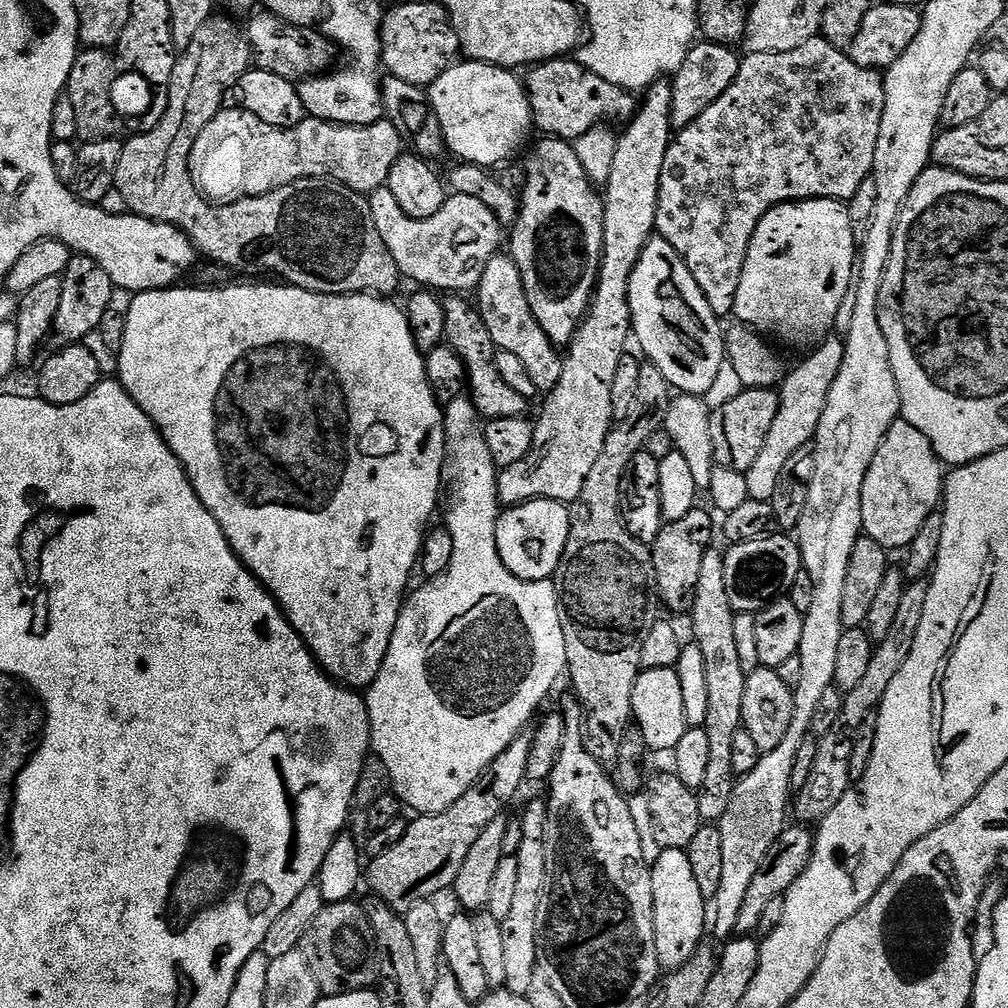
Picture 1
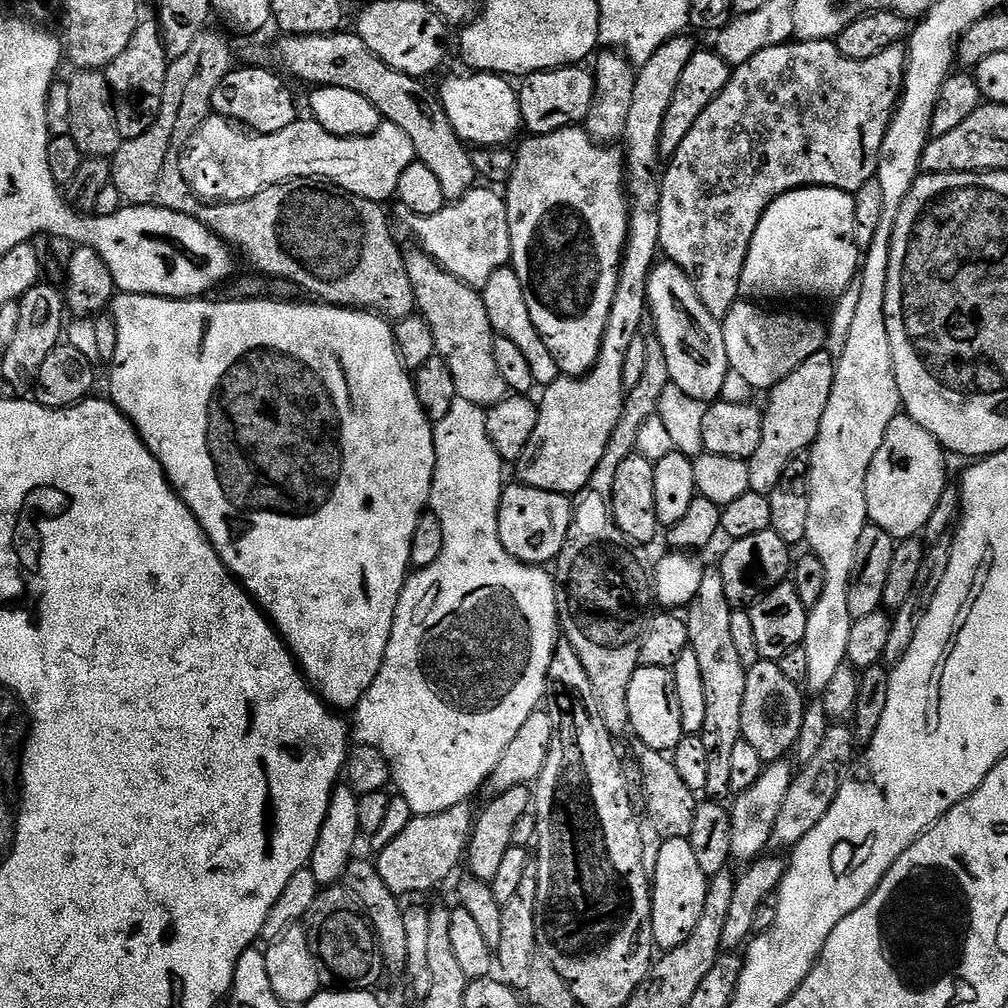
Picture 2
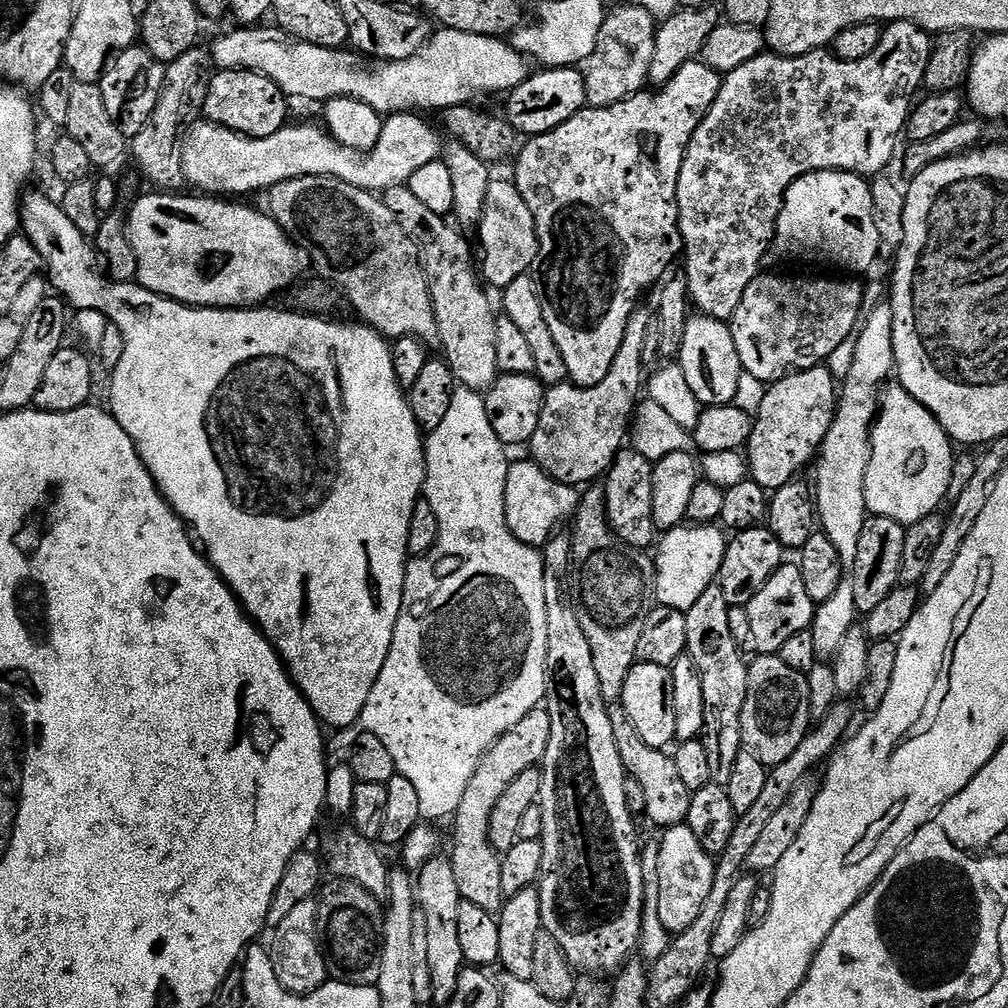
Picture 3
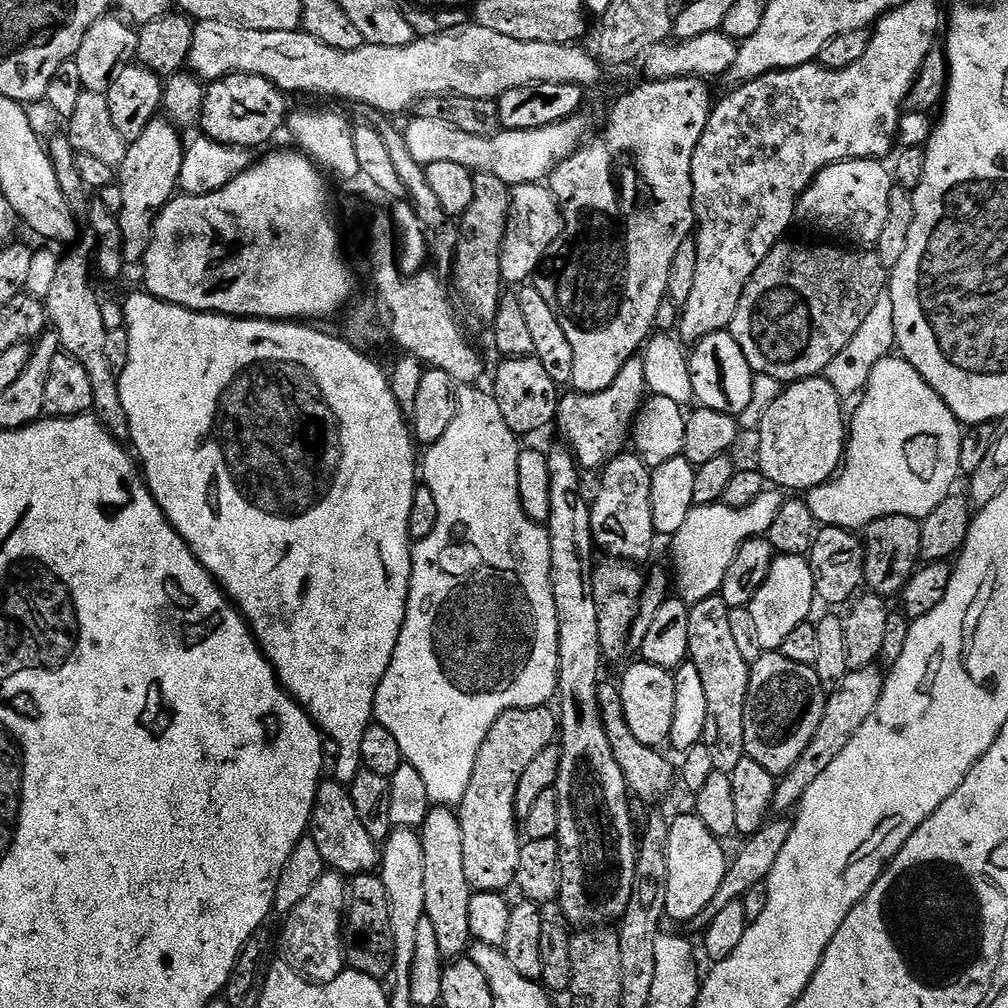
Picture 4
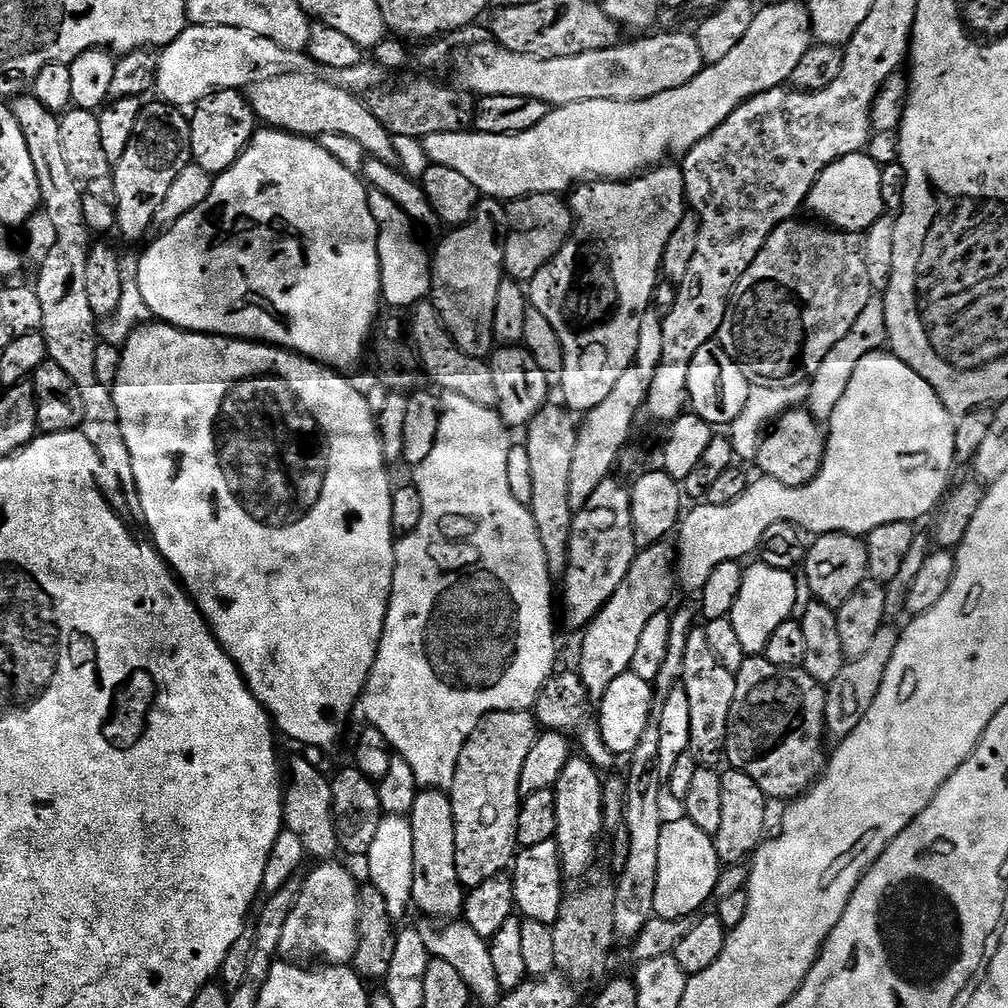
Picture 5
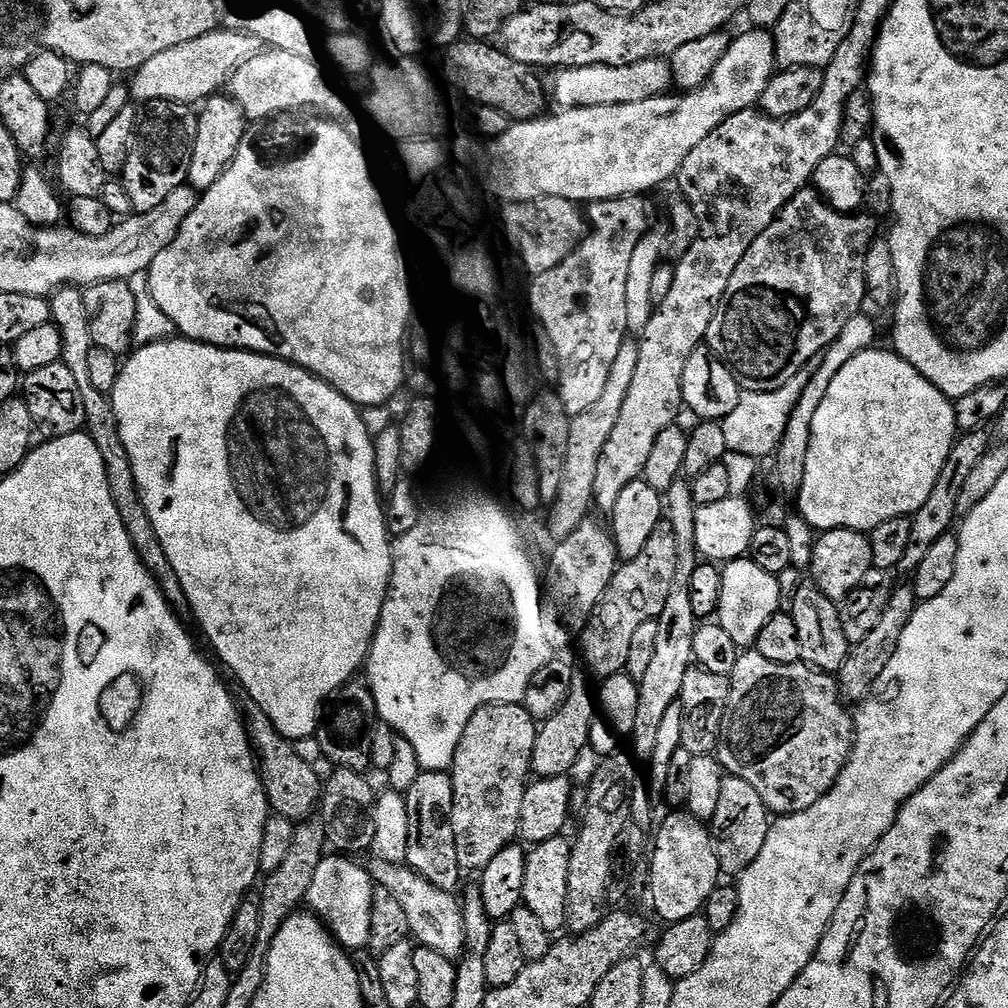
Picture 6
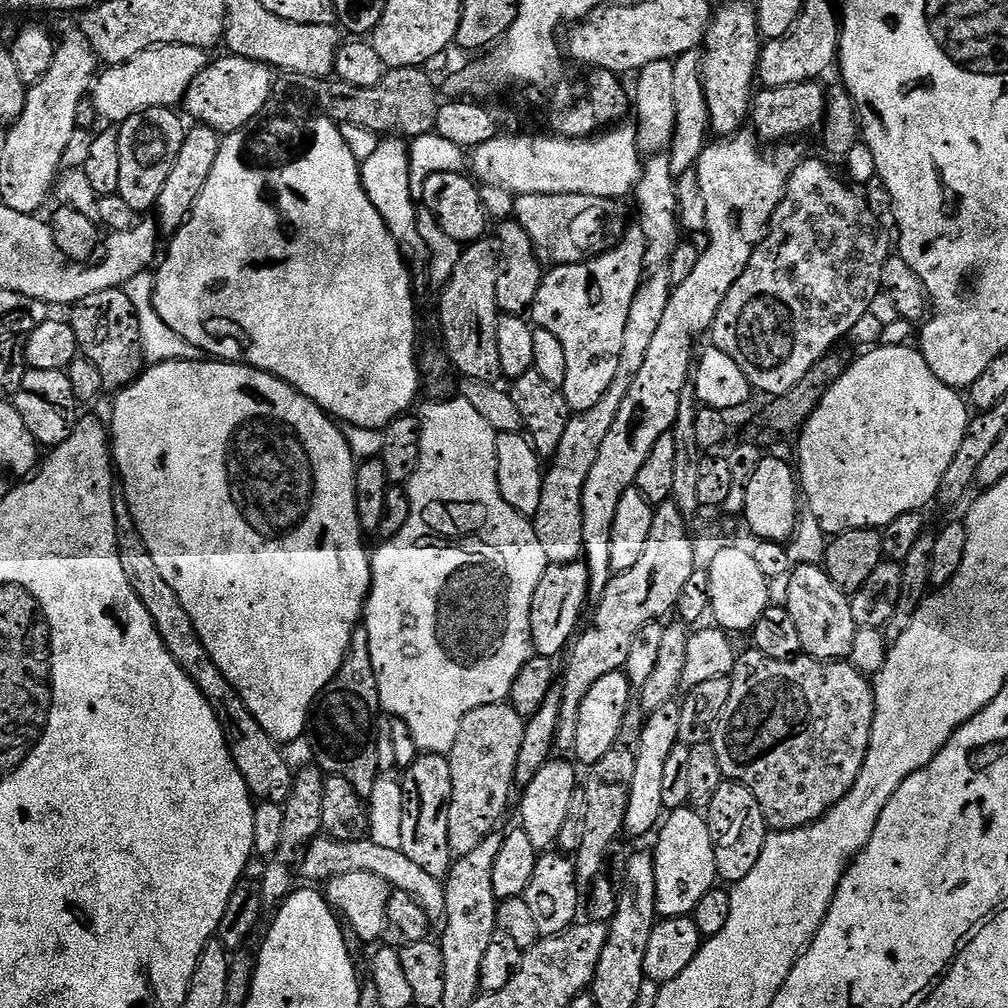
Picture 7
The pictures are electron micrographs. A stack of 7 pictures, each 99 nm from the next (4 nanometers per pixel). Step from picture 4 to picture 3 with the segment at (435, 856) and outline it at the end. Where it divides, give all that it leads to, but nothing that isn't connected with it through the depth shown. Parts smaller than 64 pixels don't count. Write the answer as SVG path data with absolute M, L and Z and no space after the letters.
M434 858L429 864L425 864L415 877L414 904L422 921L422 938L426 942L432 999L437 1005L440 1003L440 1006L447 1006L458 990L458 978L464 972L466 961L462 954L462 942L458 939L458 910L462 897L456 885L451 859L440 859Z

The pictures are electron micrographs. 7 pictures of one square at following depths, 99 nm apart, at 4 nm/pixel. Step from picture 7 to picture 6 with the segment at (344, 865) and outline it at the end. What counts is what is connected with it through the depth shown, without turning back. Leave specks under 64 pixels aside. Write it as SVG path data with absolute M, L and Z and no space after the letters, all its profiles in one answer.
M373 859L370 864L372 879L379 887L386 889L402 905L406 913L408 931L417 945L438 950L442 958L450 958L454 962L463 957L466 946L466 924L460 909L461 901L446 890L438 890L426 878L422 878L414 869L404 864L391 864L385 860Z

